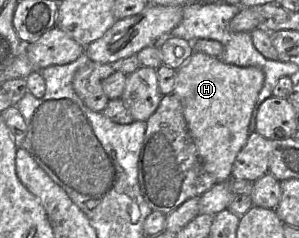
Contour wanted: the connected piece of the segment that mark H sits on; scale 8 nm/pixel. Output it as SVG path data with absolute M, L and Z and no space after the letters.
M197 51L176 69L172 94L182 104L201 163L216 183L231 178L236 156L248 139L251 113L263 82L264 72L258 67L238 67Z

